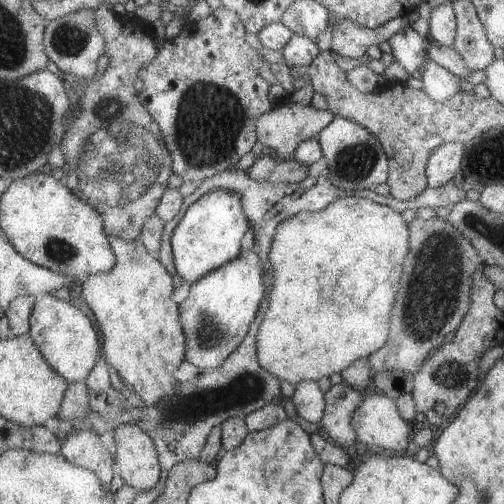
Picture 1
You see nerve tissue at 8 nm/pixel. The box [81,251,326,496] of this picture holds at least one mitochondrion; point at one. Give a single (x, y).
(243, 388)

